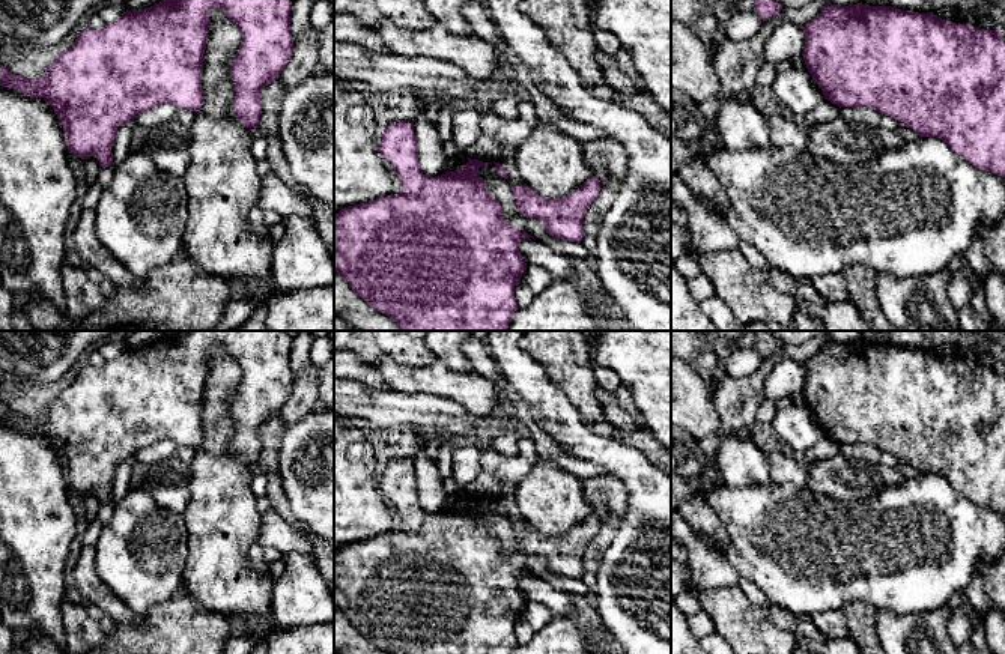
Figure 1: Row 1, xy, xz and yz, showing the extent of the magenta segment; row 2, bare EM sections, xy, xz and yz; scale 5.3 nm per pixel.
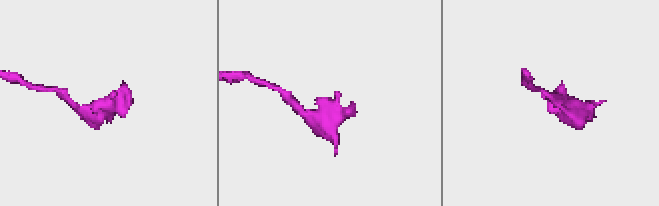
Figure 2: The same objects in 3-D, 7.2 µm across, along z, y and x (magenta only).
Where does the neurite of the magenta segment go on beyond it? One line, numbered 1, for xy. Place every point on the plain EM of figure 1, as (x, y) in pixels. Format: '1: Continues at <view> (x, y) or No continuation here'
1: No continuation here

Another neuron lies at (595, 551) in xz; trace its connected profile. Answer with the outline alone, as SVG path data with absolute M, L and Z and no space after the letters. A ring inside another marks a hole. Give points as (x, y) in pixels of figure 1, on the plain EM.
M617 514L600 517L600 529L593 537L584 553L582 565L585 571L596 573L599 570L603 552L608 549L611 540L615 537L620 523L621 517L618 517Z

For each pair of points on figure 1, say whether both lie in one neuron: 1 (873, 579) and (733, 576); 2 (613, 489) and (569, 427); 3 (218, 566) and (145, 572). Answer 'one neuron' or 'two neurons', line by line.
1: two neurons
2: two neurons
3: two neurons

